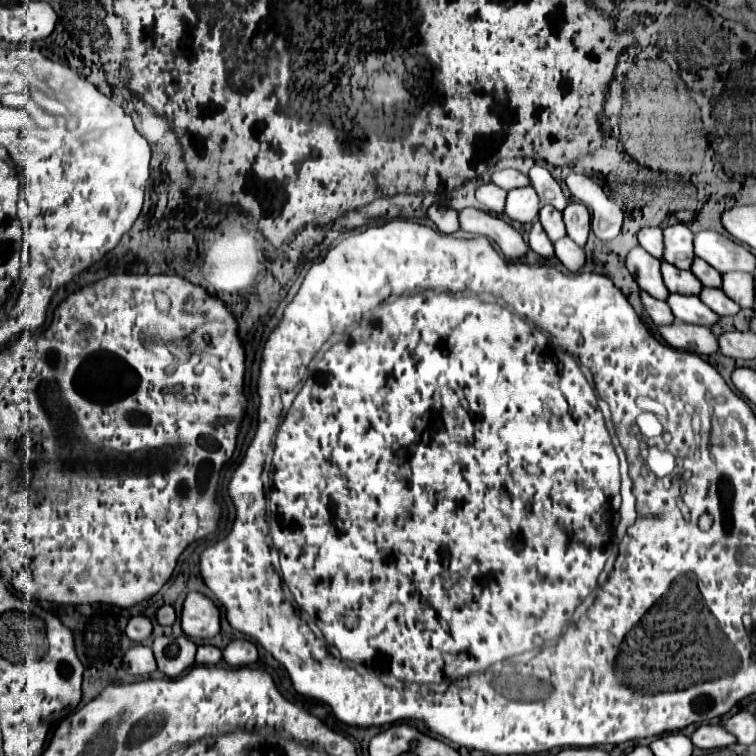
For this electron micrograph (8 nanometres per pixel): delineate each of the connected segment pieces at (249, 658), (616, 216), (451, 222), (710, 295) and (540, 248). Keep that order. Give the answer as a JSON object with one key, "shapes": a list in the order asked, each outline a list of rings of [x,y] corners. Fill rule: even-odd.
{"shapes":[[[[234,640],[222,654],[230,666],[248,666],[258,660],[258,650],[250,640]]],[[[570,174],[566,178],[574,200],[582,202],[590,212],[592,232],[600,240],[614,240],[622,228],[620,206],[604,194],[604,190],[584,174]]],[[[434,204],[430,210],[428,210],[428,218],[436,224],[436,228],[444,234],[452,234],[460,228],[460,222],[458,222],[458,210],[450,208],[450,206],[442,206],[442,204]]],[[[704,288],[700,292],[700,300],[720,316],[736,316],[740,312],[740,306],[732,302],[722,290],[716,290],[716,288]]],[[[534,222],[532,232],[530,232],[530,248],[538,252],[542,258],[552,258],[554,256],[554,246],[550,246],[550,240],[542,228],[540,222]]]]}

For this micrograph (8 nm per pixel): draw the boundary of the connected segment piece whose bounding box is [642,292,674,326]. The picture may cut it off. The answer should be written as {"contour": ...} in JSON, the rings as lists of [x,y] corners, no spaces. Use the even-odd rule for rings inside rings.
{"contour":[[[642,292],[642,304],[644,304],[644,308],[646,308],[646,312],[648,312],[648,316],[652,318],[654,324],[662,326],[662,324],[672,324],[674,322],[674,314],[672,314],[672,310],[668,310],[666,302],[656,300],[650,294]]]}

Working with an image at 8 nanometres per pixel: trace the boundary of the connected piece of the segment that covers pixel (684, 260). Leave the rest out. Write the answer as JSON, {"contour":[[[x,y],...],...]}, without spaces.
{"contour":[[[674,224],[664,230],[664,258],[666,262],[674,264],[680,270],[690,270],[694,262],[694,246],[692,246],[694,234],[684,224]]]}

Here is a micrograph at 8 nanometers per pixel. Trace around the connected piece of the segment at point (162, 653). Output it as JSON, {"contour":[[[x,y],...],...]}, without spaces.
{"contour":[[[160,636],[154,638],[152,644],[158,670],[164,672],[170,678],[176,678],[184,674],[188,668],[194,666],[194,654],[196,654],[196,644],[188,636]]]}

